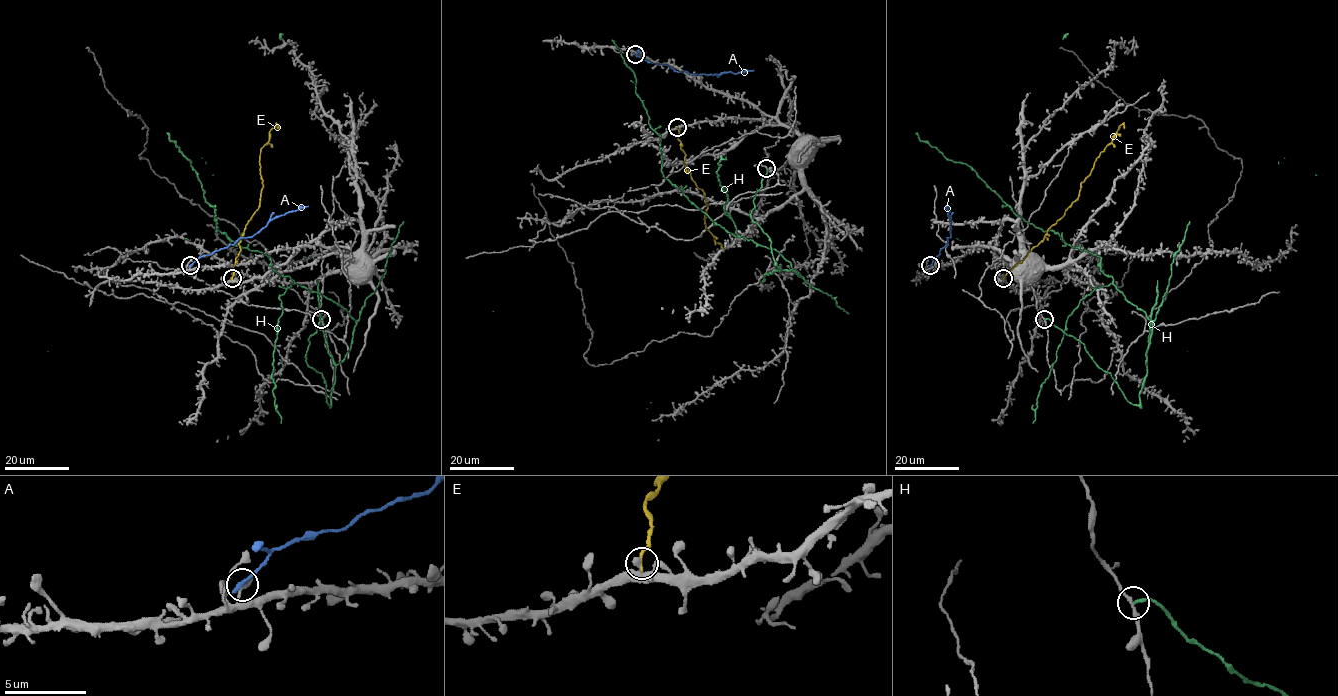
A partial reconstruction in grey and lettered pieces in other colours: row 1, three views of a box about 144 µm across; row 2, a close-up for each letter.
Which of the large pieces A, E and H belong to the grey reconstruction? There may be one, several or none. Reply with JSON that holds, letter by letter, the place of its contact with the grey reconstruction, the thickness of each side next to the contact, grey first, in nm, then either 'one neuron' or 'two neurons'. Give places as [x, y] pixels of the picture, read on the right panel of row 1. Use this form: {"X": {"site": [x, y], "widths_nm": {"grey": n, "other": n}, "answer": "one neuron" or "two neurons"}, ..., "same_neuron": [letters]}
{"A": {"site": [930, 265], "widths_nm": {"grey": 320, "other": 280}, "answer": "two neurons"}, "E": {"site": [1003, 278], "widths_nm": {"grey": 440, "other": 170}, "answer": "two neurons"}, "H": {"site": [1044, 319], "widths_nm": {"grey": 200, "other": 200}, "answer": "two neurons"}, "same_neuron": []}

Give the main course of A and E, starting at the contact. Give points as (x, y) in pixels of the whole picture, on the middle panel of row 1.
A: (635, 54), (676, 71), (697, 74), (753, 70)
E: (677, 127), (680, 147), (685, 154), (683, 163), (691, 178), (704, 192), (708, 205), (705, 227), (724, 248)

